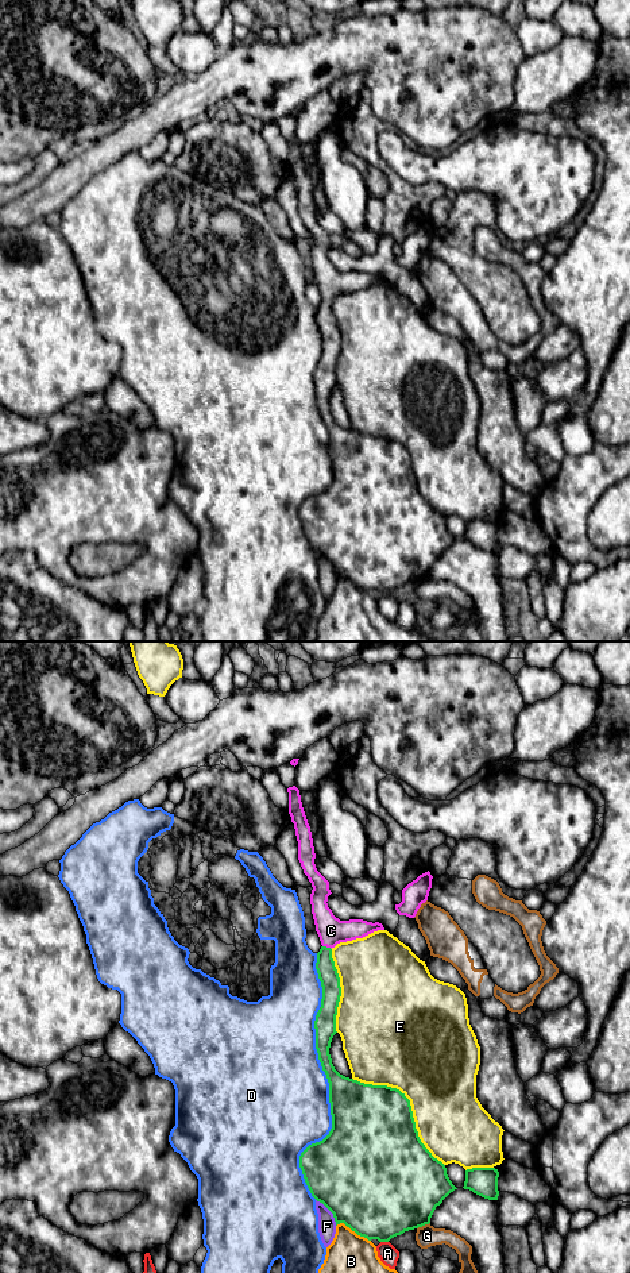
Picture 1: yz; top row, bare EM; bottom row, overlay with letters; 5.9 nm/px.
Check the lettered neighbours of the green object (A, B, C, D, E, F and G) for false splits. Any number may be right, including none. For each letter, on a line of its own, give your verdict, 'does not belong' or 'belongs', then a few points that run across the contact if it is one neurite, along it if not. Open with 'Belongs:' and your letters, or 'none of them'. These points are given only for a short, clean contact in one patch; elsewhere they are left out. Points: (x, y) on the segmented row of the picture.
Belongs: C
A: does not belong
B: does not belong
C: belongs | yz (328, 975), (325, 968), (325, 946), (331, 930)
D: does not belong
E: does not belong
F: does not belong
G: does not belong

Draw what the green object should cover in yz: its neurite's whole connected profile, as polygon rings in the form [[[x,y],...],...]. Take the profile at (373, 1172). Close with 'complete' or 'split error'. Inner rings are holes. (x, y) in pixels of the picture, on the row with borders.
[[[293,786],[287,788],[289,792],[289,814],[294,823],[295,836],[298,841],[298,860],[312,883],[310,904],[312,914],[316,925],[316,931],[321,941],[321,949],[317,953],[316,969],[322,987],[321,1007],[316,1015],[316,1049],[322,1071],[329,1083],[329,1103],[332,1115],[332,1129],[329,1134],[320,1142],[309,1145],[299,1156],[299,1168],[302,1170],[305,1183],[312,1196],[322,1203],[332,1214],[336,1226],[344,1223],[357,1235],[379,1242],[389,1242],[391,1238],[403,1234],[405,1231],[414,1230],[430,1223],[430,1218],[437,1206],[455,1189],[457,1189],[447,1174],[445,1165],[434,1158],[425,1147],[418,1137],[410,1100],[397,1088],[387,1085],[364,1084],[357,1080],[340,1075],[329,1054],[329,1048],[336,1031],[336,1015],[341,996],[340,977],[332,958],[332,949],[340,944],[363,938],[374,931],[384,930],[379,922],[367,922],[363,919],[340,921],[328,907],[328,896],[332,894],[329,882],[317,871],[314,859],[314,846],[310,826],[308,823],[299,790]]] | split error

